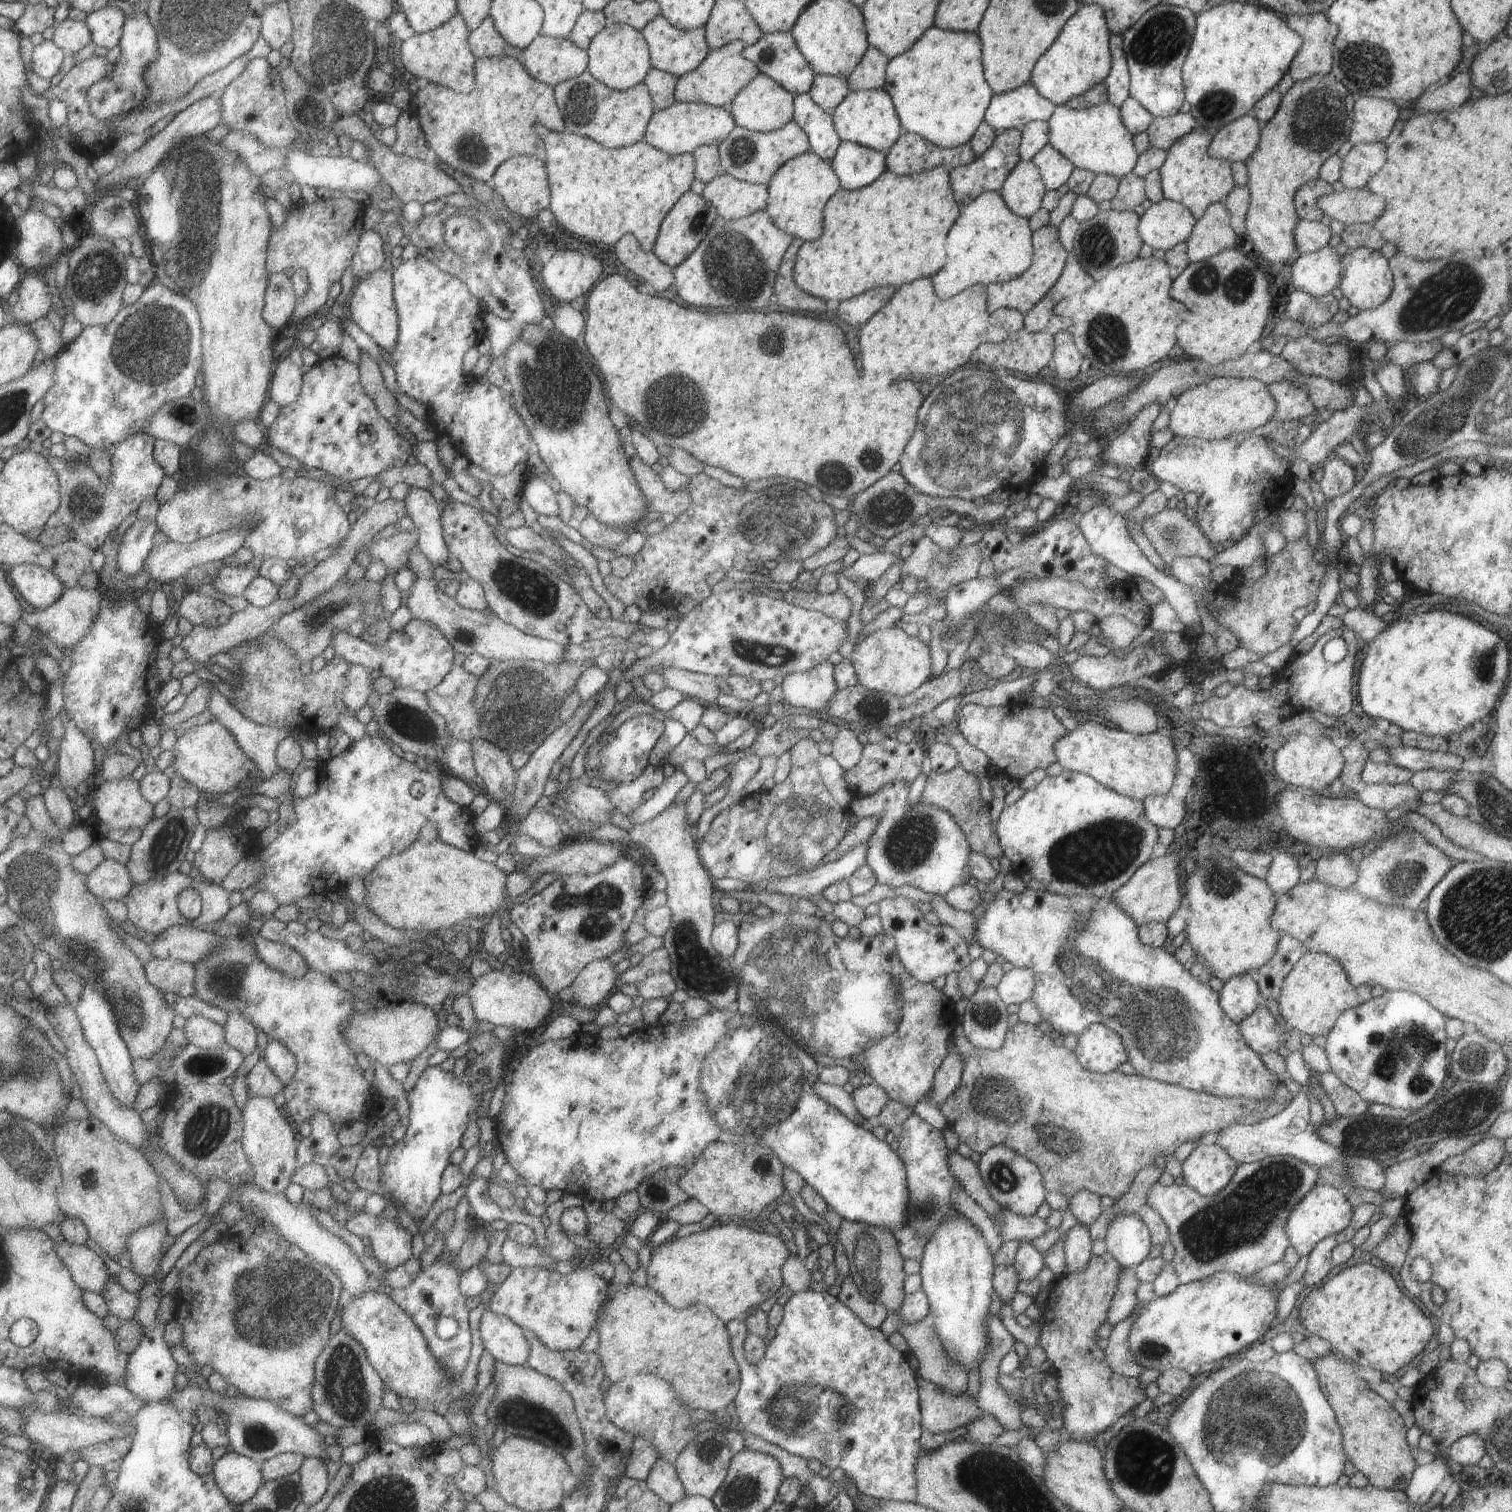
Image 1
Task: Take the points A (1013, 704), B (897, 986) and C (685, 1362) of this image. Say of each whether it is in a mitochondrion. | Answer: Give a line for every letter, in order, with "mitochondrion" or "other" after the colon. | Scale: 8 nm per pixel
A: other
B: other
C: other

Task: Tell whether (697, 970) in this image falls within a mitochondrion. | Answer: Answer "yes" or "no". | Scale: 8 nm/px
yes

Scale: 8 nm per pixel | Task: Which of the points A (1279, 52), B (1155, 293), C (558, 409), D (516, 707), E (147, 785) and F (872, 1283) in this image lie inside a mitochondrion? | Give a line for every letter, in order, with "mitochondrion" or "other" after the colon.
A: other
B: other
C: mitochondrion
D: mitochondrion
E: other
F: mitochondrion

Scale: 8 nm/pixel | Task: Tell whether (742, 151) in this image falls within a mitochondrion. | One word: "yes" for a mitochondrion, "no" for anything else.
yes

